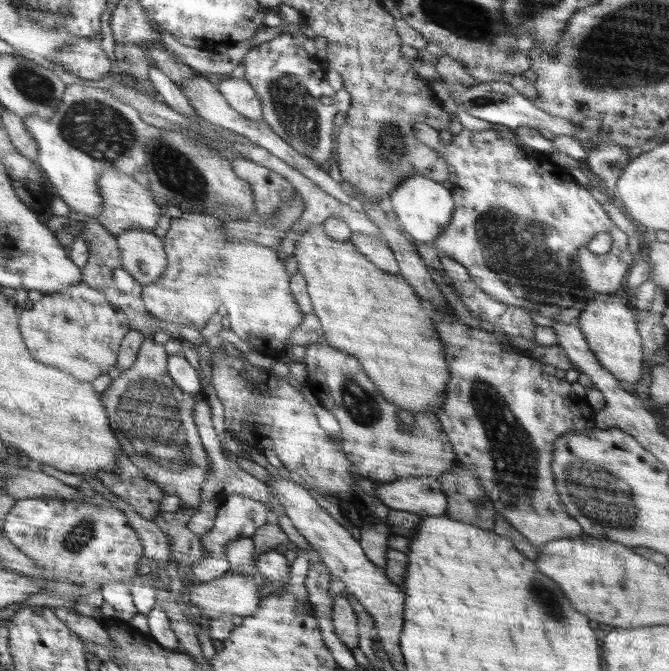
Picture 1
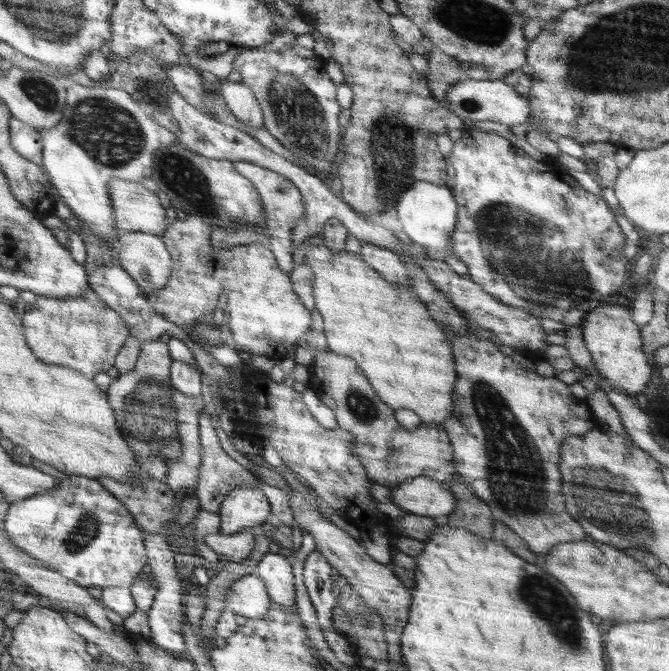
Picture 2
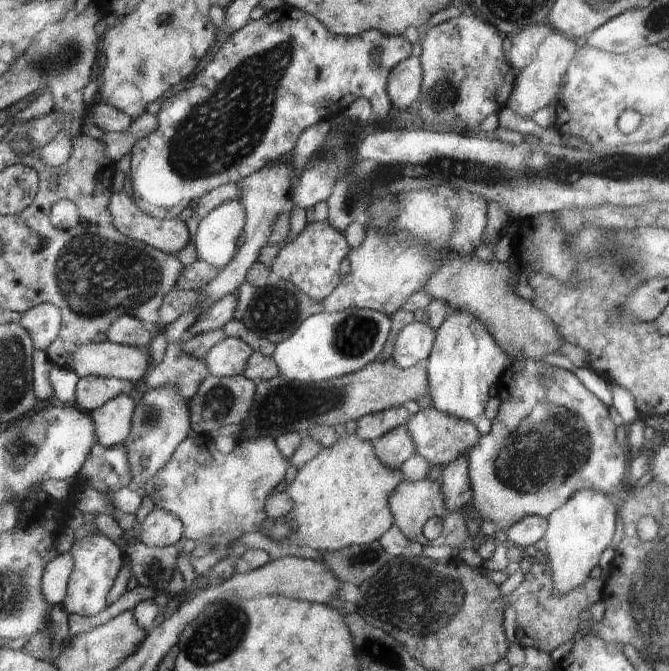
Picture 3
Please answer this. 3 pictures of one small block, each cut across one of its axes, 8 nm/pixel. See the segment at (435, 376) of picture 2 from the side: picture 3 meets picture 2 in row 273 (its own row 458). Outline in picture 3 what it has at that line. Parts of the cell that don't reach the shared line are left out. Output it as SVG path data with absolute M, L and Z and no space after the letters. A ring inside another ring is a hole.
M357 434L338 436L339 440L329 448L322 448L320 453L298 472L294 482L287 486L287 494L292 500L293 508L289 514L272 520L266 536L278 544L294 544L308 547L318 552L342 551L350 546L370 545L379 541L386 533L394 520L389 510L389 497L394 493L396 486L403 476L397 469L392 471L383 466L373 452L373 443L362 440Z

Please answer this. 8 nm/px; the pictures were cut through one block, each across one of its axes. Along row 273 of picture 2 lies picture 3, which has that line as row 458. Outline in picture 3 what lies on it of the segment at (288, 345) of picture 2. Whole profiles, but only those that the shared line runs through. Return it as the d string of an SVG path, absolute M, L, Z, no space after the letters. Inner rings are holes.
M192 433L178 444L170 461L151 479L151 485L140 492L150 494L156 507L170 512L181 521L184 538L211 547L226 546L243 534L256 533L268 520L265 512L266 498L284 480L289 467L290 462L279 454L275 440L270 437L240 440L230 454L222 454L215 447L210 434Z

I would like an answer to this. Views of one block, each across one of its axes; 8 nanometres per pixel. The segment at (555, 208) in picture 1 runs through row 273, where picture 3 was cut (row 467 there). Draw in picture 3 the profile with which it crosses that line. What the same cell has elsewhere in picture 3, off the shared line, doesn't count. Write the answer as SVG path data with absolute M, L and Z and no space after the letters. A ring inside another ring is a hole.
M516 360L512 362L512 366L505 369L495 383L498 384L498 398L500 398L500 408L498 408L498 415L492 421L492 428L488 434L484 434L479 439L479 442L468 450L469 458L469 472L468 477L470 480L471 496L472 499L468 506L472 508L474 513L478 513L476 516L477 521L482 524L484 521L493 522L497 527L497 535L495 538L498 541L502 540L504 532L510 529L514 524L517 524L525 517L537 515L548 519L550 514L554 513L554 510L561 508L574 494L577 494L582 490L599 491L604 495L614 495L617 491L620 491L624 486L627 488L627 473L629 464L626 463L626 456L618 442L616 442L615 431L617 426L611 420L608 414L607 407L594 395L589 392L577 376L570 371L562 368L551 366L544 361L536 360Z

